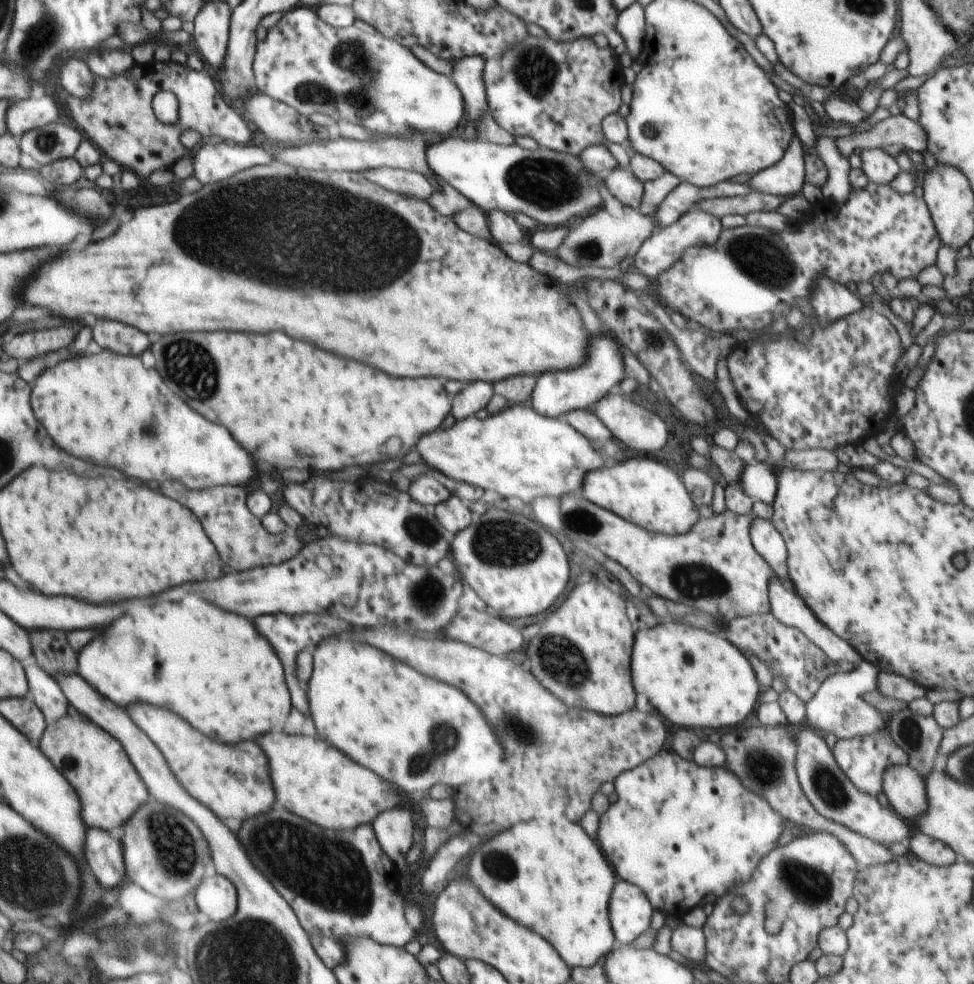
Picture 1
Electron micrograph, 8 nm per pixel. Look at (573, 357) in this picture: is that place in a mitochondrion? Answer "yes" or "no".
no

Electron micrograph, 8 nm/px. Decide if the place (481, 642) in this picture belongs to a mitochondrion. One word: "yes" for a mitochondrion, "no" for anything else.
no

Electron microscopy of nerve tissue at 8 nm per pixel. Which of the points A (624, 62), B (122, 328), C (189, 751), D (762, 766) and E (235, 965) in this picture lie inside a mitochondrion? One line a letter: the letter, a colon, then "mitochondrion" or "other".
A: other
B: other
C: other
D: mitochondrion
E: mitochondrion

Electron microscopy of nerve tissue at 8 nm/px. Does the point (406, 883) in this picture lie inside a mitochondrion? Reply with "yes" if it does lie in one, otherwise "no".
no

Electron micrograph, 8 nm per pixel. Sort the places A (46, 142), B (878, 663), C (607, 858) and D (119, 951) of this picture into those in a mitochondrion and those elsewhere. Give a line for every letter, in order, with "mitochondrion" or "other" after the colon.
A: mitochondrion
B: other
C: other
D: mitochondrion

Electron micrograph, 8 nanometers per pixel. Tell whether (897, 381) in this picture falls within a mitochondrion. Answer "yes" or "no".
no

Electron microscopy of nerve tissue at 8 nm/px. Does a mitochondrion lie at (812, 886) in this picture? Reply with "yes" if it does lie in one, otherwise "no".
yes

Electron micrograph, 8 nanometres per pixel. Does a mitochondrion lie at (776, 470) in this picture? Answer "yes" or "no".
no

